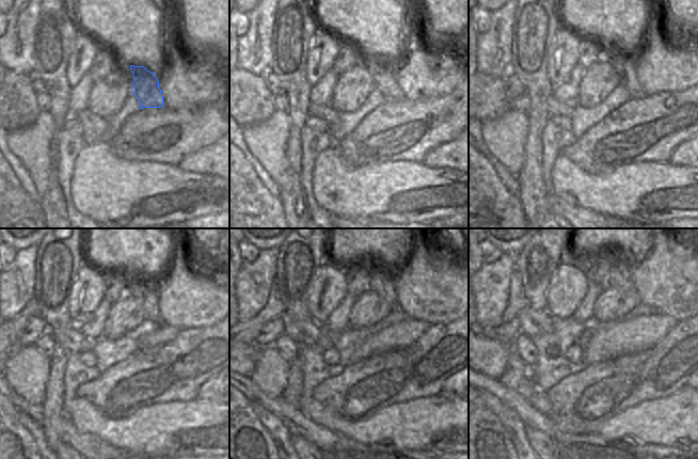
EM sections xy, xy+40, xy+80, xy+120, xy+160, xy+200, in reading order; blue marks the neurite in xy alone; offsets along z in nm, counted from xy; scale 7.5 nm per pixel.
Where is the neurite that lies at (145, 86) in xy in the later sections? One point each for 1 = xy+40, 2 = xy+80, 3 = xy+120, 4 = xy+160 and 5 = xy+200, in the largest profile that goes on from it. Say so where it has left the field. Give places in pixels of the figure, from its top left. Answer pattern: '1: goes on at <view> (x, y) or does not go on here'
1: goes on at xy+40 (384, 74)
2: goes on at xy+80 (623, 62)
3: goes on at xy+120 (142, 288)
4: goes on at xy+160 (381, 277)
5: goes on at xy+200 (615, 259)

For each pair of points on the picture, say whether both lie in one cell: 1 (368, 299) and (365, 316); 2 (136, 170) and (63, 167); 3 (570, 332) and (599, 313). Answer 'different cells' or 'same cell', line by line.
1: same cell
2: different cells
3: different cells

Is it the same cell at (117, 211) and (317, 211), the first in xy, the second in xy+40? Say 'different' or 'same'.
different

